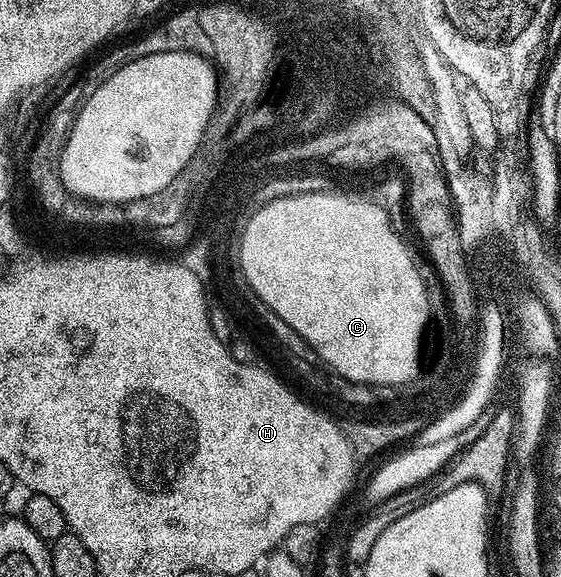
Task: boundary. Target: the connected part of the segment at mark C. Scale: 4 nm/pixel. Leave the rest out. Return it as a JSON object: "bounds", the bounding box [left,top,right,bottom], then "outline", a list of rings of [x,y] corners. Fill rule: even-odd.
{"bounds":[239,192,423,386],"outline":[[[324,192],[321,194],[288,194],[286,196],[277,196],[272,202],[267,203],[259,211],[252,213],[251,218],[247,222],[243,236],[239,242],[239,267],[242,270],[244,279],[248,281],[250,286],[250,293],[260,298],[264,305],[268,306],[273,312],[285,320],[285,323],[289,324],[293,331],[299,333],[301,337],[315,350],[316,356],[320,363],[332,366],[336,370],[335,374],[340,378],[346,378],[350,382],[362,382],[367,383],[371,386],[392,386],[398,380],[398,378],[407,378],[407,375],[415,368],[415,355],[416,355],[416,342],[419,342],[419,326],[423,326],[423,292],[422,287],[419,285],[419,279],[416,277],[415,270],[411,268],[412,264],[415,263],[416,259],[413,254],[407,251],[405,243],[399,239],[399,230],[391,224],[389,216],[387,215],[386,209],[382,205],[379,206],[375,202],[370,202],[367,198],[354,198],[351,194],[335,194],[336,192]]]}

